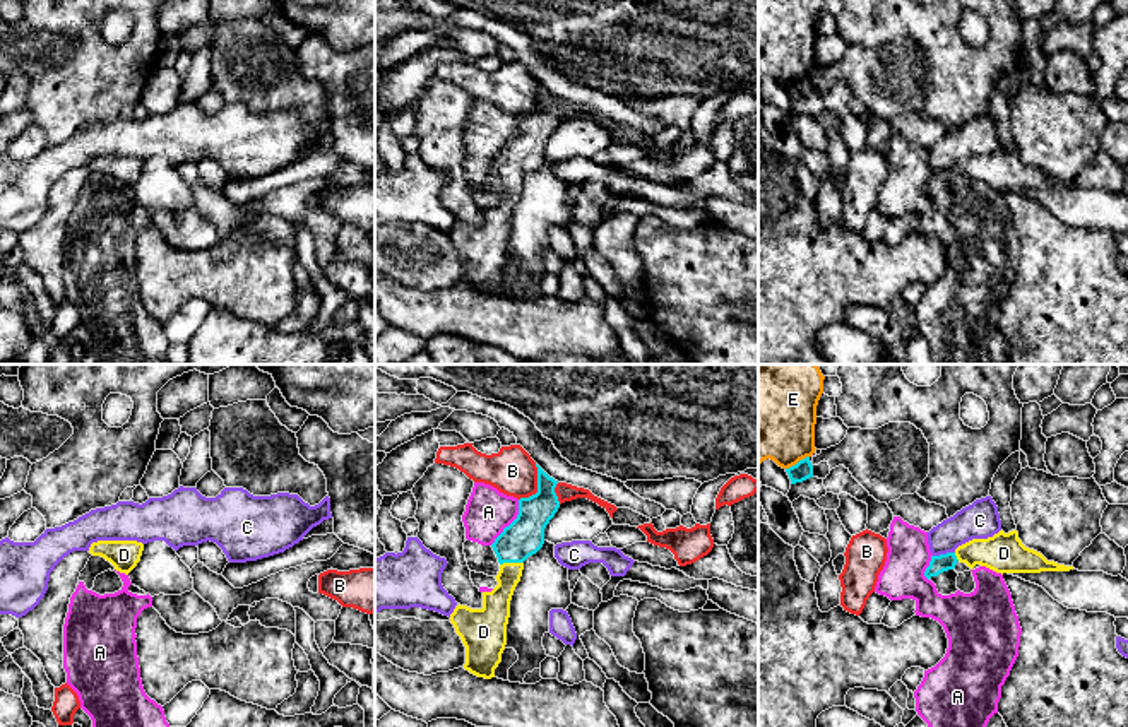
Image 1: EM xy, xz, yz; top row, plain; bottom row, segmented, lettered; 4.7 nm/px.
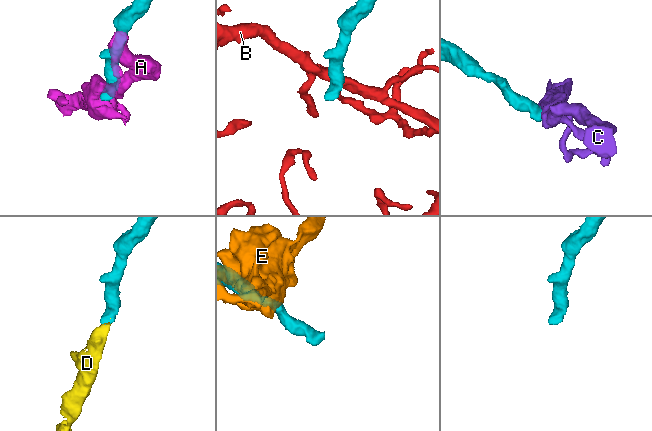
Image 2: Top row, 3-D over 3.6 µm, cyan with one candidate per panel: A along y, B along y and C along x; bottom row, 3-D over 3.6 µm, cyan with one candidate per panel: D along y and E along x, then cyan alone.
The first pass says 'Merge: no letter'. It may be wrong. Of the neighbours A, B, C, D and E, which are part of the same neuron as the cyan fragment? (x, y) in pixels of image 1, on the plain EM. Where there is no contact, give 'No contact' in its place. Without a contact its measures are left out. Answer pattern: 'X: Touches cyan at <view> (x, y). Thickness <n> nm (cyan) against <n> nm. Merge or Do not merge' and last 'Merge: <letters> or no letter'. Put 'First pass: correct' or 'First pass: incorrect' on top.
First pass: incorrect
A: Touches cyan at xz (512, 139). Thickness 180 nm (cyan) against 220 nm. Do not merge
B: Touches cyan at xz (538, 103). Thickness 180 nm (cyan) against 220 nm. Do not merge
C: Touches cyan at yz (943, 171). Thickness 80 nm (cyan) against 180 nm. Do not merge
D: Touches cyan at xz (510, 178). Thickness 180 nm (cyan) against 130 nm. Merge
E: Touches cyan at yz (798, 79). Thickness 90 nm (cyan) against 360 nm. Do not merge
Merge: D

